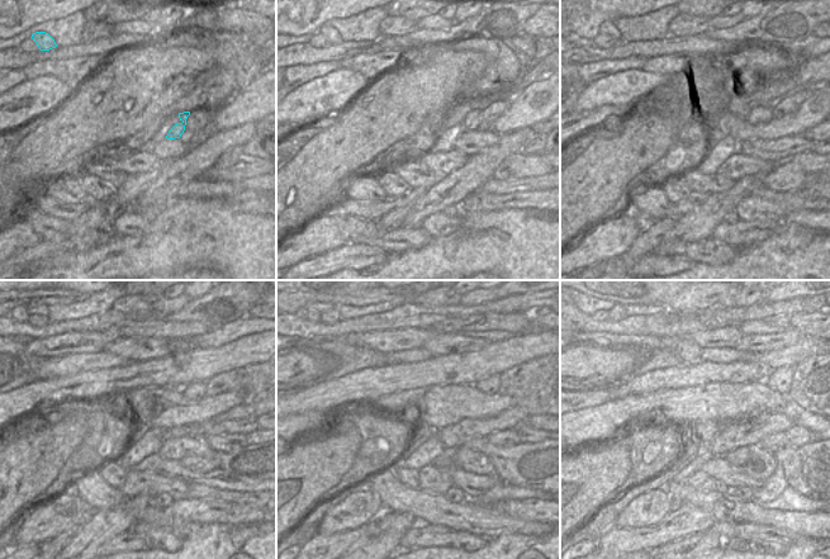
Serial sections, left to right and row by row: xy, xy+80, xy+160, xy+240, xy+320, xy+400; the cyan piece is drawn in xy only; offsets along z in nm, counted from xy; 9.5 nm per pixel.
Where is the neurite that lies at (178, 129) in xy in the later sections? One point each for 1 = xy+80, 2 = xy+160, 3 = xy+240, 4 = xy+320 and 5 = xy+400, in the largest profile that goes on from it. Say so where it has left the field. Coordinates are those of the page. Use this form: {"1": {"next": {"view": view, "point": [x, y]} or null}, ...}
{"1": {"next": {"view": "xy+80", "point": [473, 119]}}, "2": {"next": {"view": "xy+160", "point": [760, 114]}}, "3": {"next": {"view": "xy+240", "point": [197, 391]}}, "4": {"next": {"view": "xy+320", "point": [489, 385]}}, "5": {"next": {"view": "xy+400", "point": [779, 380]}}}

